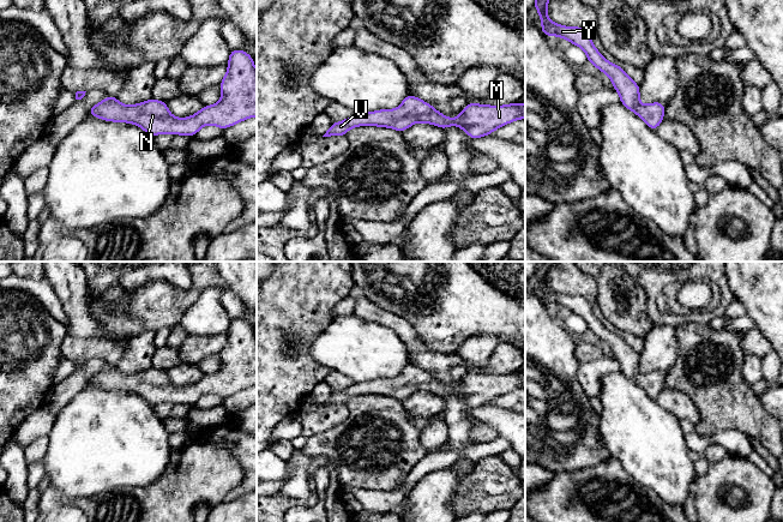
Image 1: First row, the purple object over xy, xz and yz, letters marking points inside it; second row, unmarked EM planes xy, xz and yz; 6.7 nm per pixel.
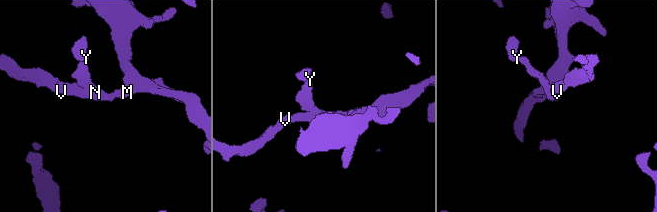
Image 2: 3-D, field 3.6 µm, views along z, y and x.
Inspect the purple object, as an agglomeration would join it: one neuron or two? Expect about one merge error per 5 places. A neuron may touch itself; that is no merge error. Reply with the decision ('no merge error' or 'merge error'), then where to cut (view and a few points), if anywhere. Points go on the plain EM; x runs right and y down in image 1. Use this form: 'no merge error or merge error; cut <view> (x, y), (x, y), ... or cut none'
no merge error; cut none

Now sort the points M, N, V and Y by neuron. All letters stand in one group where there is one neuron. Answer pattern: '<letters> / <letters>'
M N V Y

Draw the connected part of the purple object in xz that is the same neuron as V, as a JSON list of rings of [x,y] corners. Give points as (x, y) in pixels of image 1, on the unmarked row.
[[[409,362],[398,378],[354,383],[347,389],[333,391],[323,406],[342,406],[345,404],[348,398],[365,394],[390,396],[404,401],[415,391],[428,391],[444,398],[456,394],[464,398],[471,408],[477,408],[488,404],[505,392],[524,386],[525,372],[487,374],[469,371],[458,386],[450,388],[429,372]]]

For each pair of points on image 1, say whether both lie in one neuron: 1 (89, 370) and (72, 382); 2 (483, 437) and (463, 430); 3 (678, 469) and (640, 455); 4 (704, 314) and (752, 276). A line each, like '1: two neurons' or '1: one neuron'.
1: one neuron
2: two neurons
3: one neuron
4: two neurons

